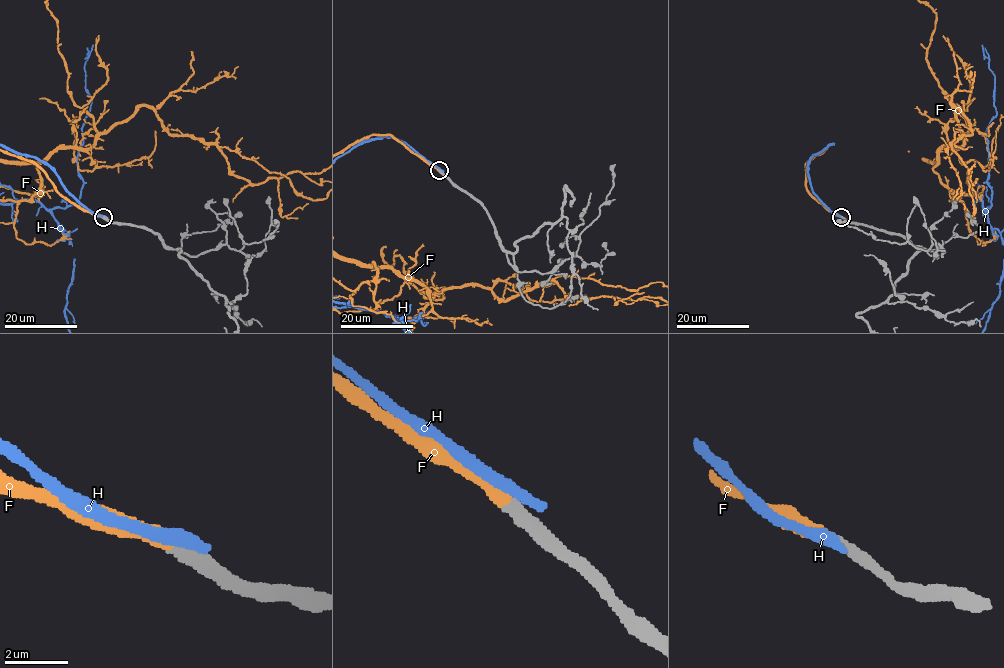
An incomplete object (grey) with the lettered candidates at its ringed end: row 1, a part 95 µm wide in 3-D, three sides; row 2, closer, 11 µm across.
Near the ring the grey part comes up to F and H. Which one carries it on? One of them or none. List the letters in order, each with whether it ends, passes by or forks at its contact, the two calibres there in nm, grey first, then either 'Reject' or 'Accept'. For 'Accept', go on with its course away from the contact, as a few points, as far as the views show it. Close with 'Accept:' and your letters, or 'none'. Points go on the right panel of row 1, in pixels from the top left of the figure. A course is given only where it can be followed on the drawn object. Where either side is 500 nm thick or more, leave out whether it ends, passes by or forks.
F: It ends there. Thickness 360 nm (grey) against 360 nm. Accept
H: It ends there. Thickness 360 nm (grey) against 460 nm. Reject
Accept: F

